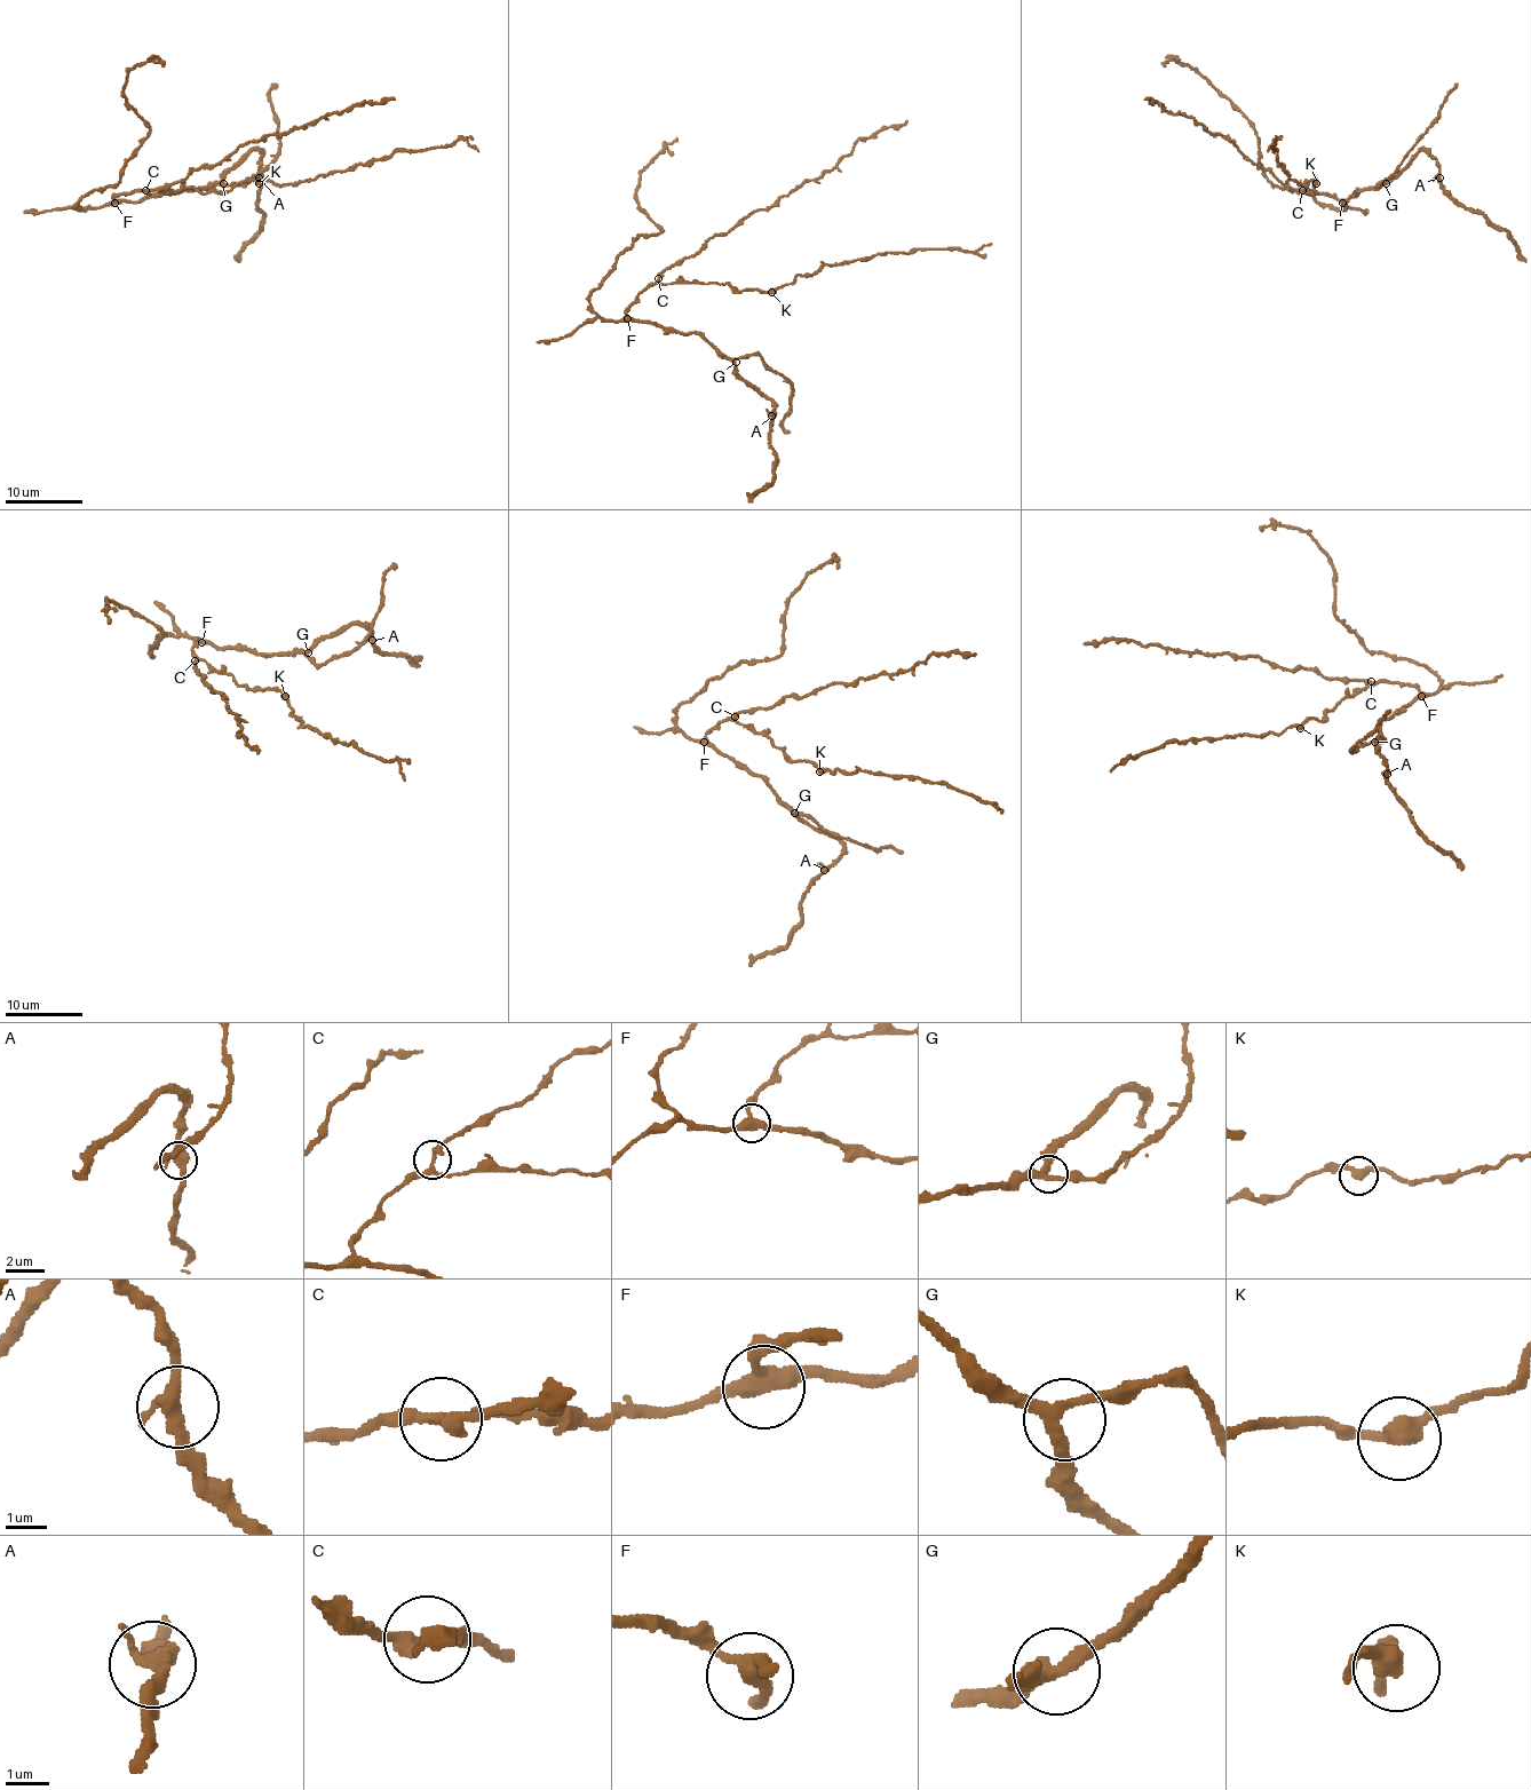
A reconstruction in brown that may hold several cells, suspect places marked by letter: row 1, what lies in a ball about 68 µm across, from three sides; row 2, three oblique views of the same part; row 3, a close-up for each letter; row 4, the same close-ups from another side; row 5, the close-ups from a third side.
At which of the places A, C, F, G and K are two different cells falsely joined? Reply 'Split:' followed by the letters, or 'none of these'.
Split: none of these

